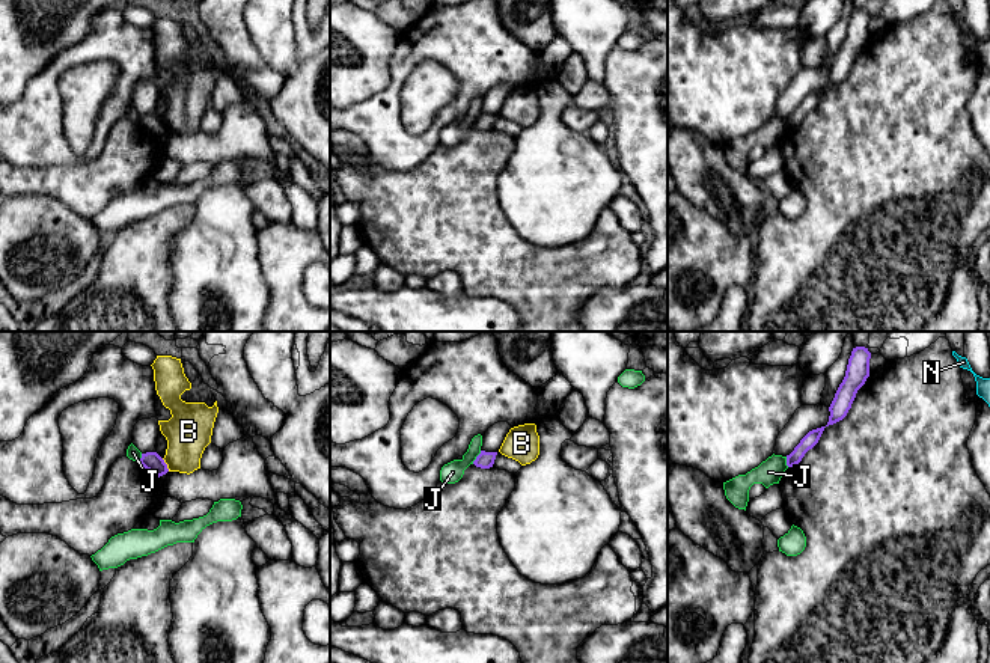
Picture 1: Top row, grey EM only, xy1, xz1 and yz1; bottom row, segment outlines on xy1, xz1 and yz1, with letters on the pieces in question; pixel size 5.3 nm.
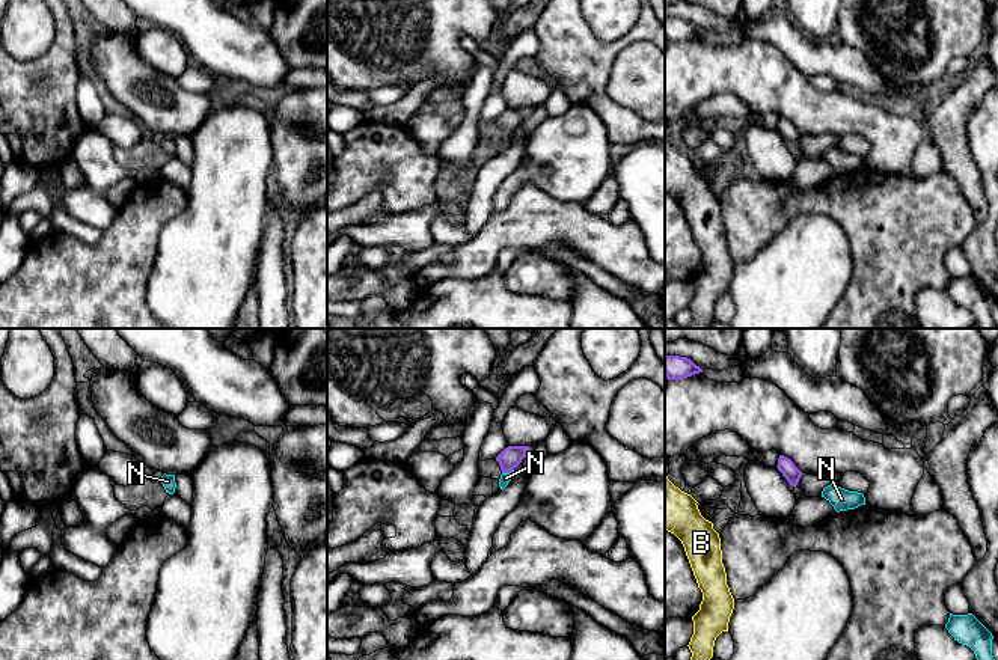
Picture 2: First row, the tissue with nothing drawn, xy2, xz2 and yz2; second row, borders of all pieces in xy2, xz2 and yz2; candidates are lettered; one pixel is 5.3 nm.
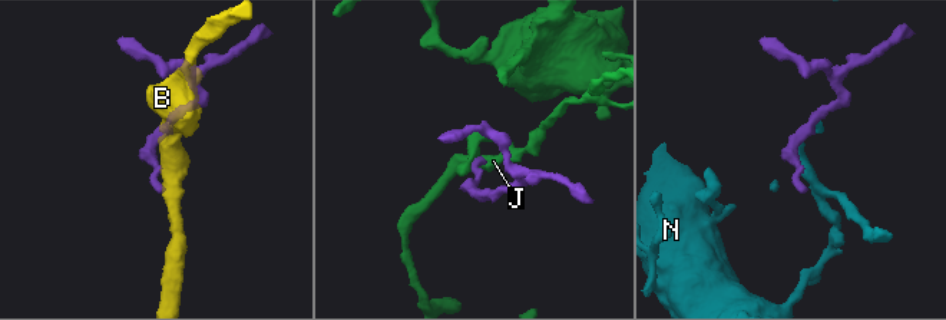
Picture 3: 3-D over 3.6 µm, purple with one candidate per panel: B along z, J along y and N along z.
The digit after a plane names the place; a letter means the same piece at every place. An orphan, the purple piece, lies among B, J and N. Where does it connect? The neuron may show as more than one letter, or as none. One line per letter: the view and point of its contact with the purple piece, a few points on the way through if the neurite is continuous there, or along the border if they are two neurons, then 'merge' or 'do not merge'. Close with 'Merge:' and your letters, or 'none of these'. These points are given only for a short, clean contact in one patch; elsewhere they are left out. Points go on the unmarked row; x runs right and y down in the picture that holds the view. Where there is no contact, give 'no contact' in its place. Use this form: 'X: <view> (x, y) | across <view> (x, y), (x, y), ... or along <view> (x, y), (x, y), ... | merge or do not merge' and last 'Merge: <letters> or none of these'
B: xy1 (166, 127) | along xy1 (161, 121), (169, 133) | do not merge
J: xz1 (476, 119) | along xz1 (481, 113), (472, 125) | do not merge
N: xz2 (507, 134) | across xz2 (510, 119), (507, 134), (505, 140) | merge
Merge: N

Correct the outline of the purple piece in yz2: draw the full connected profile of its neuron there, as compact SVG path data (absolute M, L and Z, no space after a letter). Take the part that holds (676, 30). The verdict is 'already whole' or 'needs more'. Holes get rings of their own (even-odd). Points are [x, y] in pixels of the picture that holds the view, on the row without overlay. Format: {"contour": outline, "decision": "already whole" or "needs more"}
{"contour": "M680 18L665 20L665 38L668 42L681 42L703 35L690 21Z", "decision": "already whole"}

